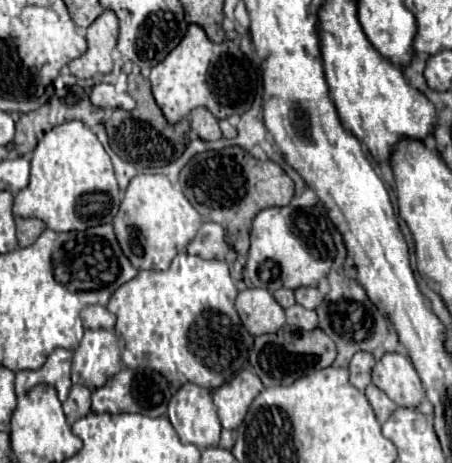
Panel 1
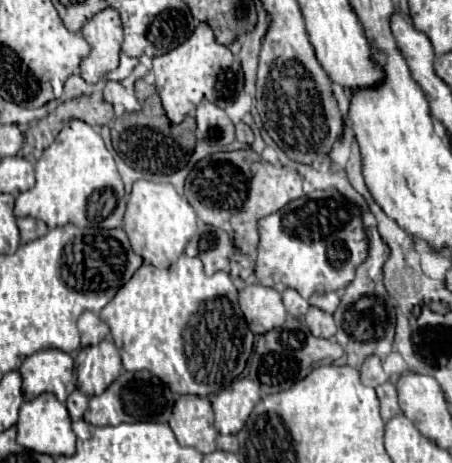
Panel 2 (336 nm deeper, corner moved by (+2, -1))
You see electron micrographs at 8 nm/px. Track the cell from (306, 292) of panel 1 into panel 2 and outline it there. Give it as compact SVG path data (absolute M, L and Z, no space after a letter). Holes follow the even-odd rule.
M337 292L313 294L313 296L309 298L309 304L311 304L311 306L317 306L317 308L321 308L321 310L325 310L325 312L335 312L337 306L339 306L339 296L337 296Z

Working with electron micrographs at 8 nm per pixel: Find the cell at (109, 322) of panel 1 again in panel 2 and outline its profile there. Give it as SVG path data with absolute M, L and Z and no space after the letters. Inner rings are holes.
M85 312L79 318L79 332L81 332L81 344L91 346L105 338L109 338L109 326L99 318L95 312Z

